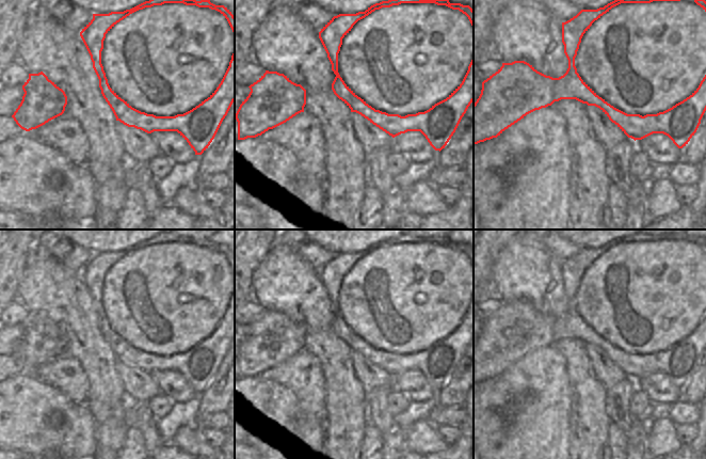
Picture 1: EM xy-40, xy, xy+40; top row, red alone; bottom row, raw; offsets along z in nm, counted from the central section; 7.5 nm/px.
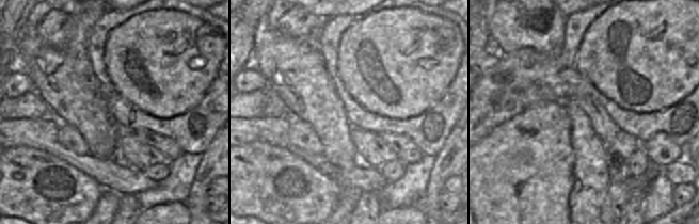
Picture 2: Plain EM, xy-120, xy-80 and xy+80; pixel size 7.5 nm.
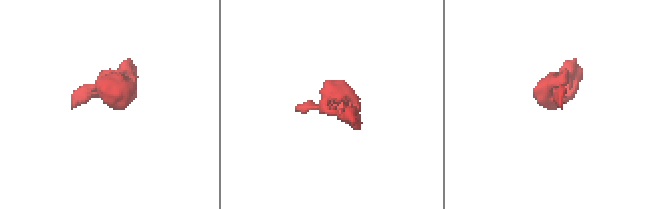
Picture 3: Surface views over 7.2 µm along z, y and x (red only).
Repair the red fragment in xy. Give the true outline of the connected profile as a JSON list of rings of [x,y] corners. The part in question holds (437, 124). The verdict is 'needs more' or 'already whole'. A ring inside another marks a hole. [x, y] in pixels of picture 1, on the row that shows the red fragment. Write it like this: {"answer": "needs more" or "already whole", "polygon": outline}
{"answer": "needs more", "polygon": [[[388,0],[375,3],[365,12],[334,16],[319,32],[319,38],[336,75],[332,90],[351,112],[356,112],[392,138],[407,131],[420,131],[435,151],[445,148],[462,117],[474,101],[474,10],[449,0]]]}

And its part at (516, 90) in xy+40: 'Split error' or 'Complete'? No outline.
Split error

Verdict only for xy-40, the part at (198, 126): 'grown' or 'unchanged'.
grown

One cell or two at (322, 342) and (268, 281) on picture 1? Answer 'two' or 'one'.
one

